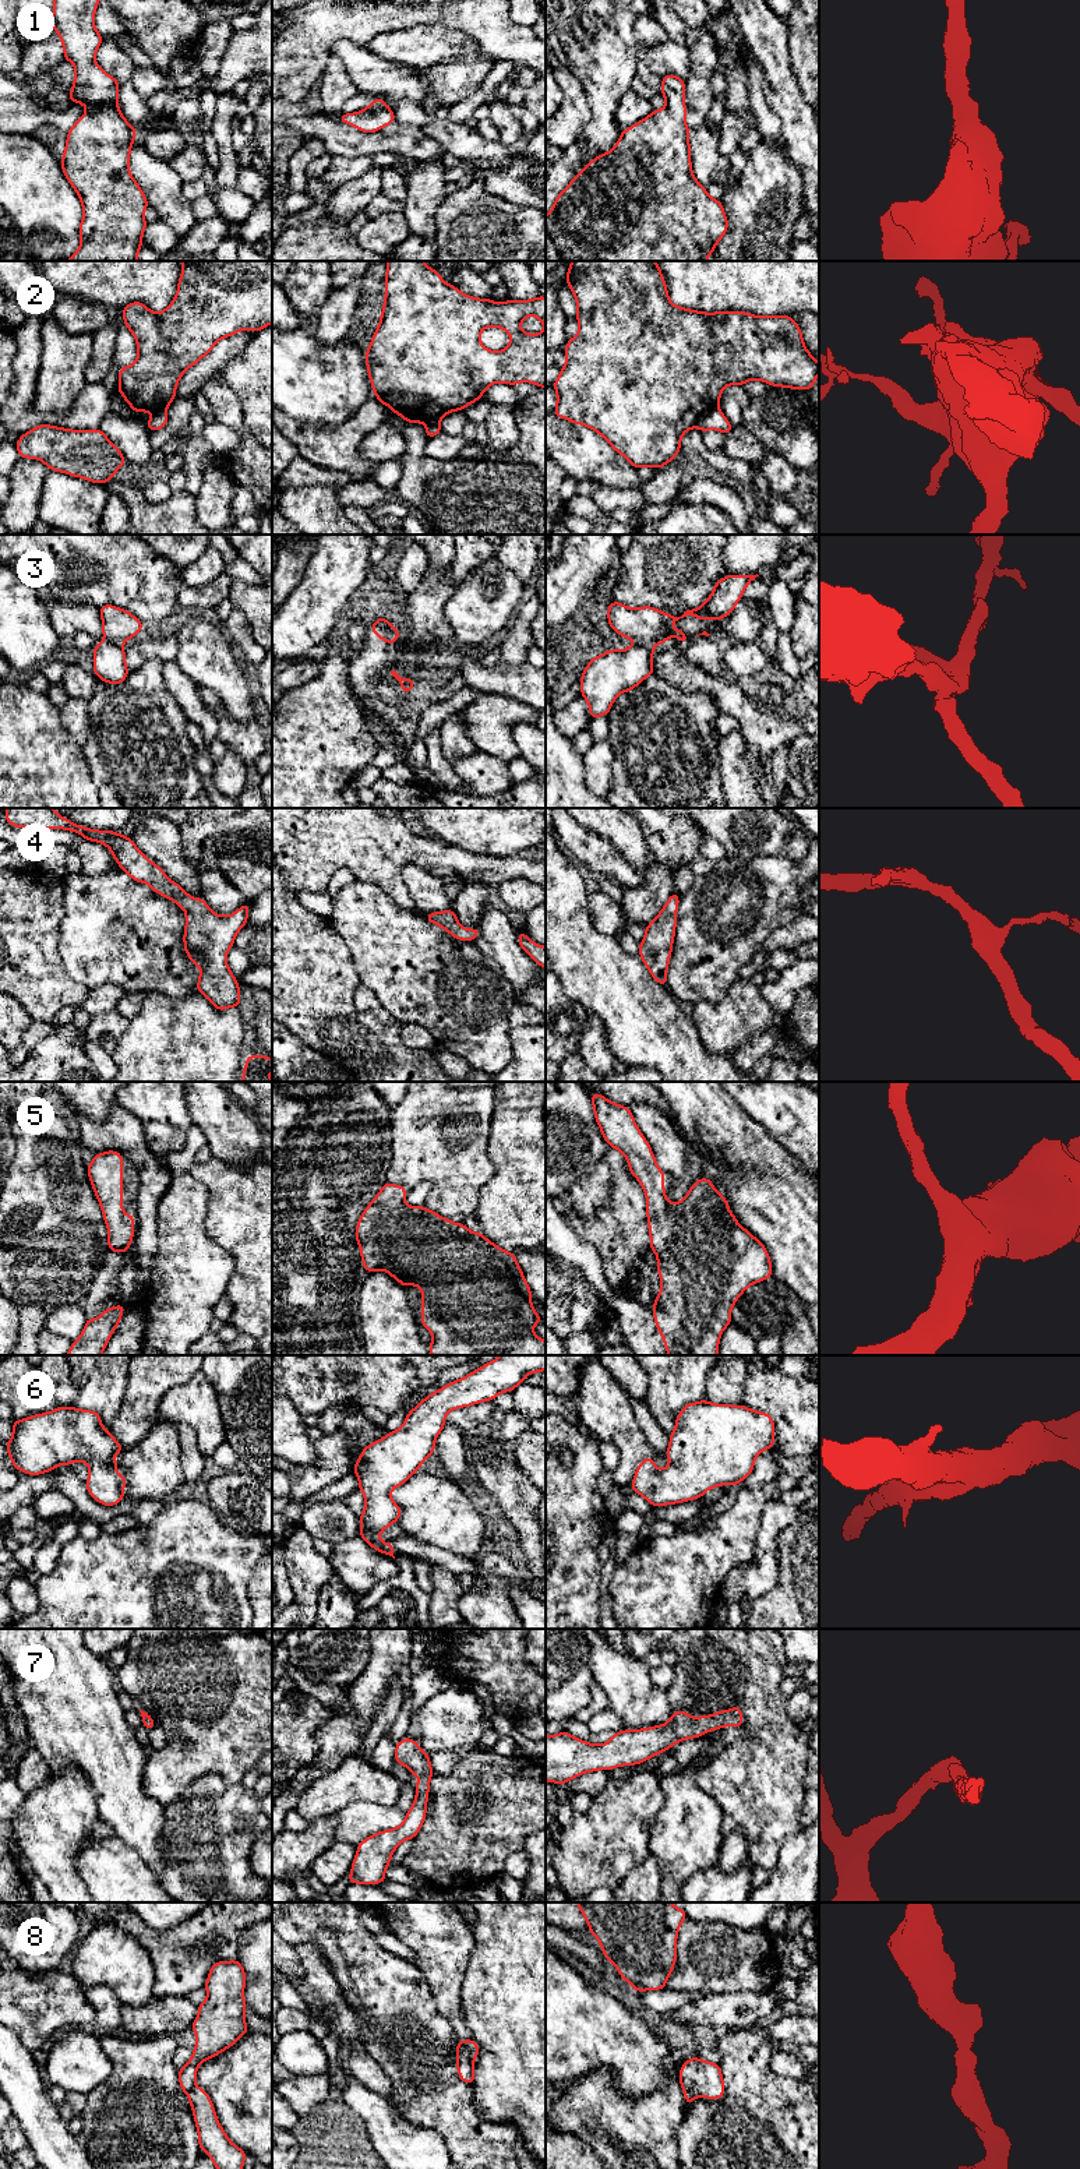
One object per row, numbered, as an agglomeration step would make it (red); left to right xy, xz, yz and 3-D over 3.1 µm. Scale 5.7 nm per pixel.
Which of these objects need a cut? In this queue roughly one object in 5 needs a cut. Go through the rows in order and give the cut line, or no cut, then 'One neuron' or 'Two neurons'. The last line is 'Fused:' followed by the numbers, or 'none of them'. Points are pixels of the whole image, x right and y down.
1: No split. One neuron
2: Split along yz (716, 405), (695, 426). Two neurons
3: Split along yz (636, 642), (650, 642), (653, 645). Two neurons
4: No split. One neuron
5: No split. One neuron
6: No split. One neuron
7: No split. One neuron
8: No split. One neuron
Fused: 2, 3

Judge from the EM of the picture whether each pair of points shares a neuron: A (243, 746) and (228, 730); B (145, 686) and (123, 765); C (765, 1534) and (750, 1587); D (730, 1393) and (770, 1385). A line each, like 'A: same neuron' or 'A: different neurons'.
A: same neuron
B: same neuron
C: same neuron
D: different neurons

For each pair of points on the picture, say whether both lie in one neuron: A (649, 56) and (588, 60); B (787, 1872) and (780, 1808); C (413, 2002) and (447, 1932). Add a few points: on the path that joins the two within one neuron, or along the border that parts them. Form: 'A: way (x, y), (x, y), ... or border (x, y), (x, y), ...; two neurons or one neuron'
A: border (636, 43), (636, 57), (639, 60); two neurons
B: border (803, 1827), (783, 1841), (779, 1862), (772, 1871); two neurons
C: border (410, 1961), (422, 1972), (437, 2007); two neurons

